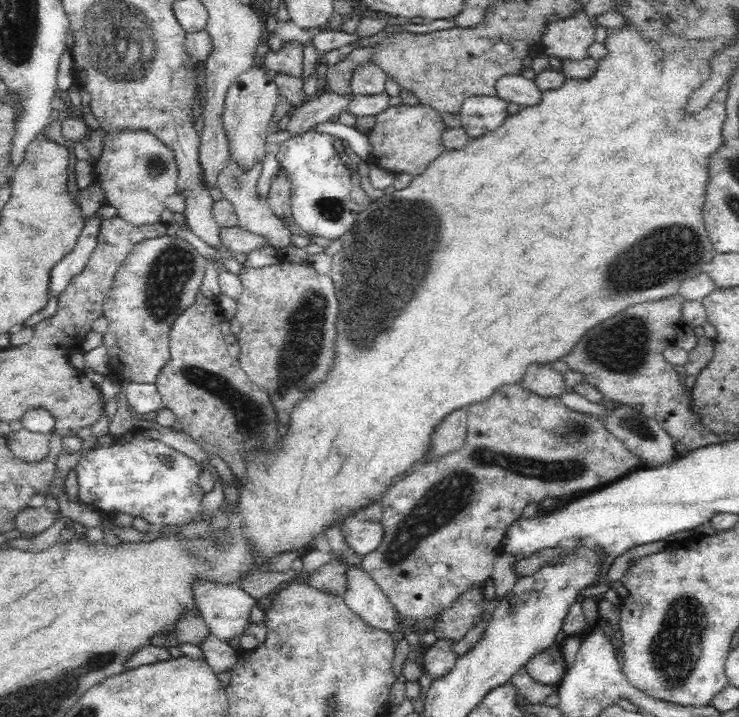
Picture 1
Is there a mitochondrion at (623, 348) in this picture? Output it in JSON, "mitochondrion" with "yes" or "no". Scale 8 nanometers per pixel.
{"mitochondrion":"yes"}

